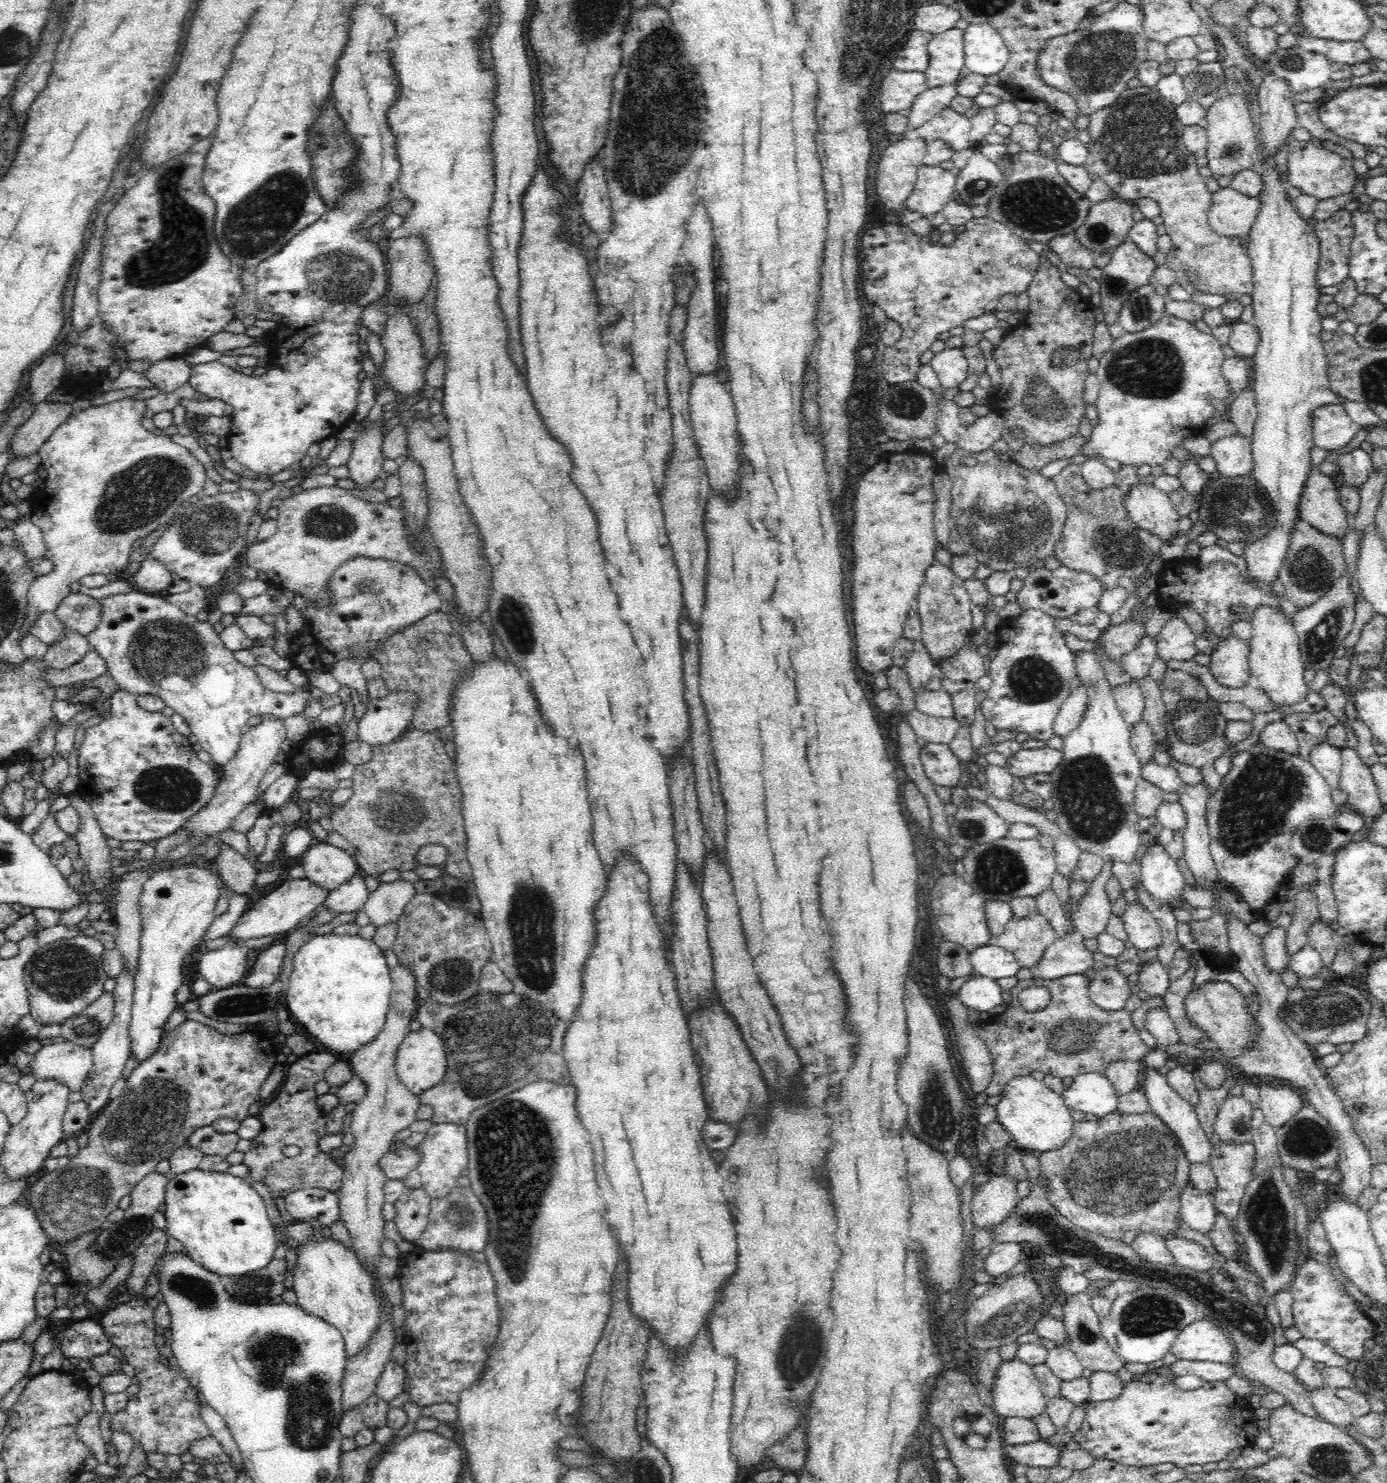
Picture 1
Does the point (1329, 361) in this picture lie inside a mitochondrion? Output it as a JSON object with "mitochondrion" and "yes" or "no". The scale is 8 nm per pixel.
{"mitochondrion":"no"}

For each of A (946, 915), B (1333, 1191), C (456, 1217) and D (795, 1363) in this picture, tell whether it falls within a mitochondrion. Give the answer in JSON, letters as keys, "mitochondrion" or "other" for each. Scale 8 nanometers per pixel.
{"A":"other","B":"other","C":"mitochondrion","D":"mitochondrion"}

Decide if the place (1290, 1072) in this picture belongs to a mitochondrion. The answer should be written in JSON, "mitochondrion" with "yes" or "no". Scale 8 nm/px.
{"mitochondrion":"no"}

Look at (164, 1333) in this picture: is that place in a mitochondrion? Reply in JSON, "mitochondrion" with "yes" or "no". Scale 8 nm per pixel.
{"mitochondrion":"no"}

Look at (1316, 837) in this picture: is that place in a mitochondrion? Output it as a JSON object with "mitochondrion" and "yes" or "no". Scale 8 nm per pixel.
{"mitochondrion":"yes"}

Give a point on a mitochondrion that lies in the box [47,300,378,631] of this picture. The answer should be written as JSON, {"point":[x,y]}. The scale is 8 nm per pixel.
{"point":[142,494]}

